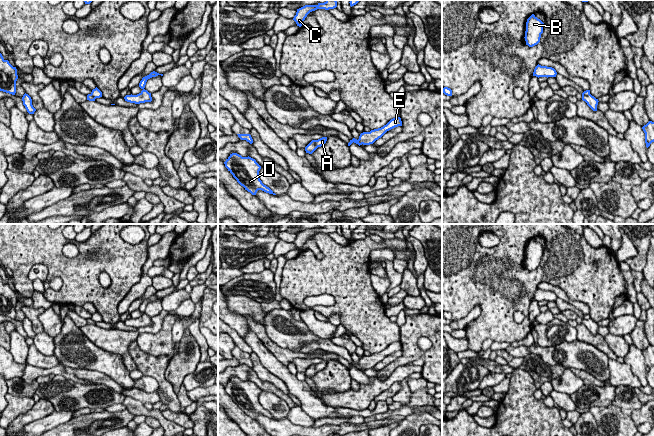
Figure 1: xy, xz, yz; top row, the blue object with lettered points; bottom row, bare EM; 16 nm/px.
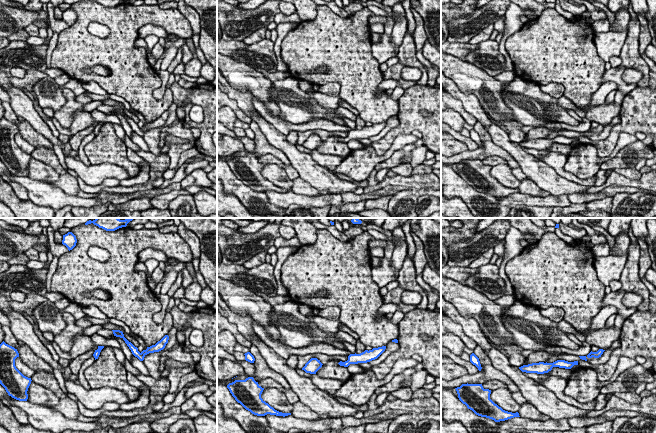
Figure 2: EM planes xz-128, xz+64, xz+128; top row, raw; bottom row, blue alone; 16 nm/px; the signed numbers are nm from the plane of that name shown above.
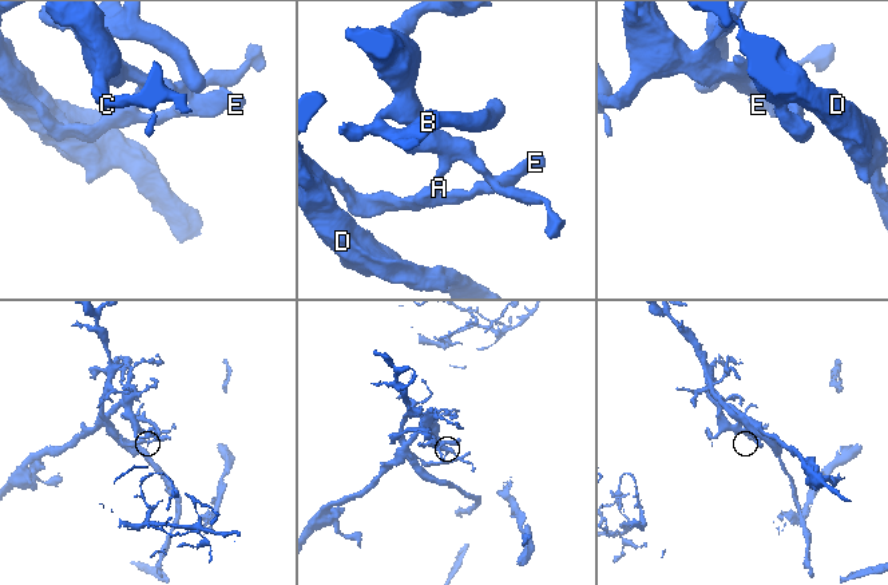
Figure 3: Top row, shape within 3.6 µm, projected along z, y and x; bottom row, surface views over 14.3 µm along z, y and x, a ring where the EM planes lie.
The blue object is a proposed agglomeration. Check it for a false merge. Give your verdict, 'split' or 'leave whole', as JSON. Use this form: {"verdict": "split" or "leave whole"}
{"verdict": "split"}

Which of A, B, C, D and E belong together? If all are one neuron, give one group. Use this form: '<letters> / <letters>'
A B C / D E

